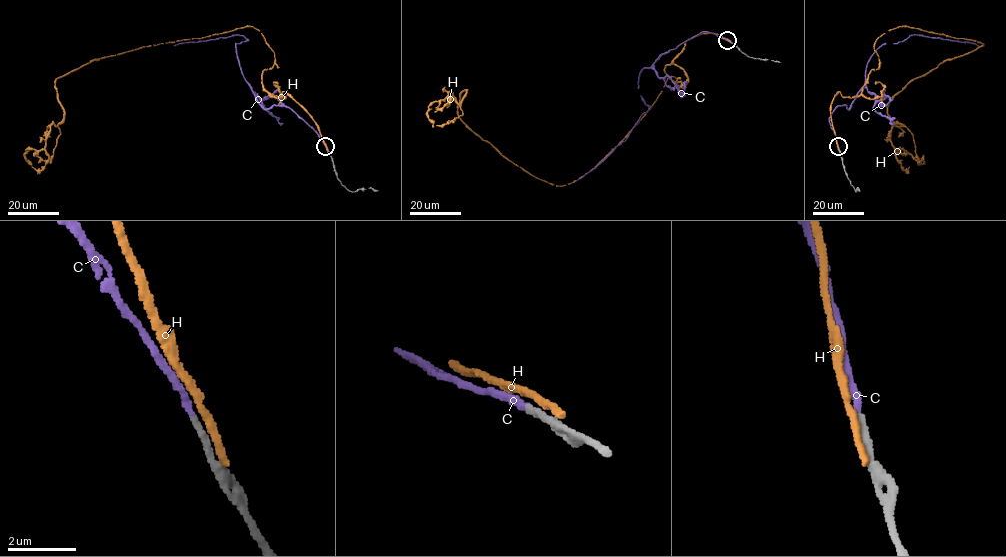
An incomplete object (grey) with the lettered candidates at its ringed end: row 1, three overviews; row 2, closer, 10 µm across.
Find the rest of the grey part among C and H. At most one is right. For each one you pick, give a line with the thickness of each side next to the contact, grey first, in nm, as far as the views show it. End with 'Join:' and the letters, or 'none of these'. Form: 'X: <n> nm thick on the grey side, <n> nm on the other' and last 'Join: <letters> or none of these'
C: 200 nm thick on the grey side, 190 nm on the other
Join: C

